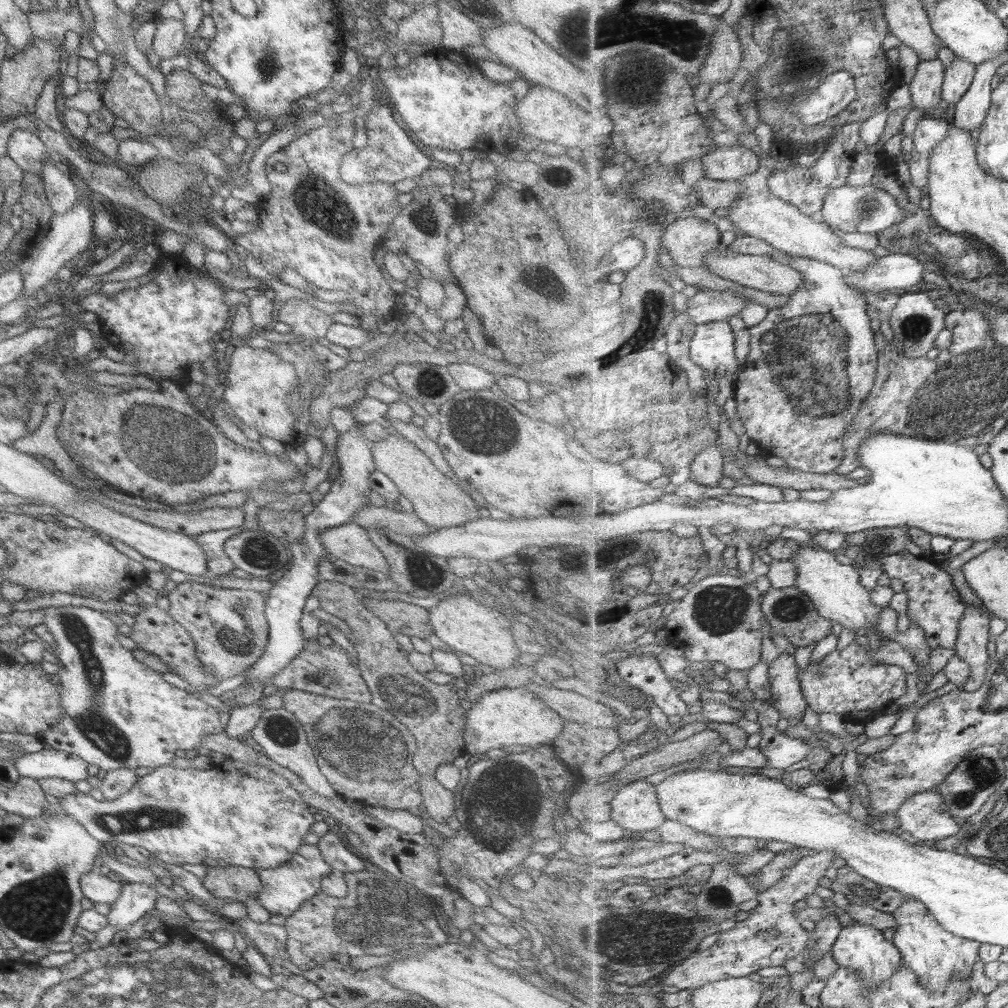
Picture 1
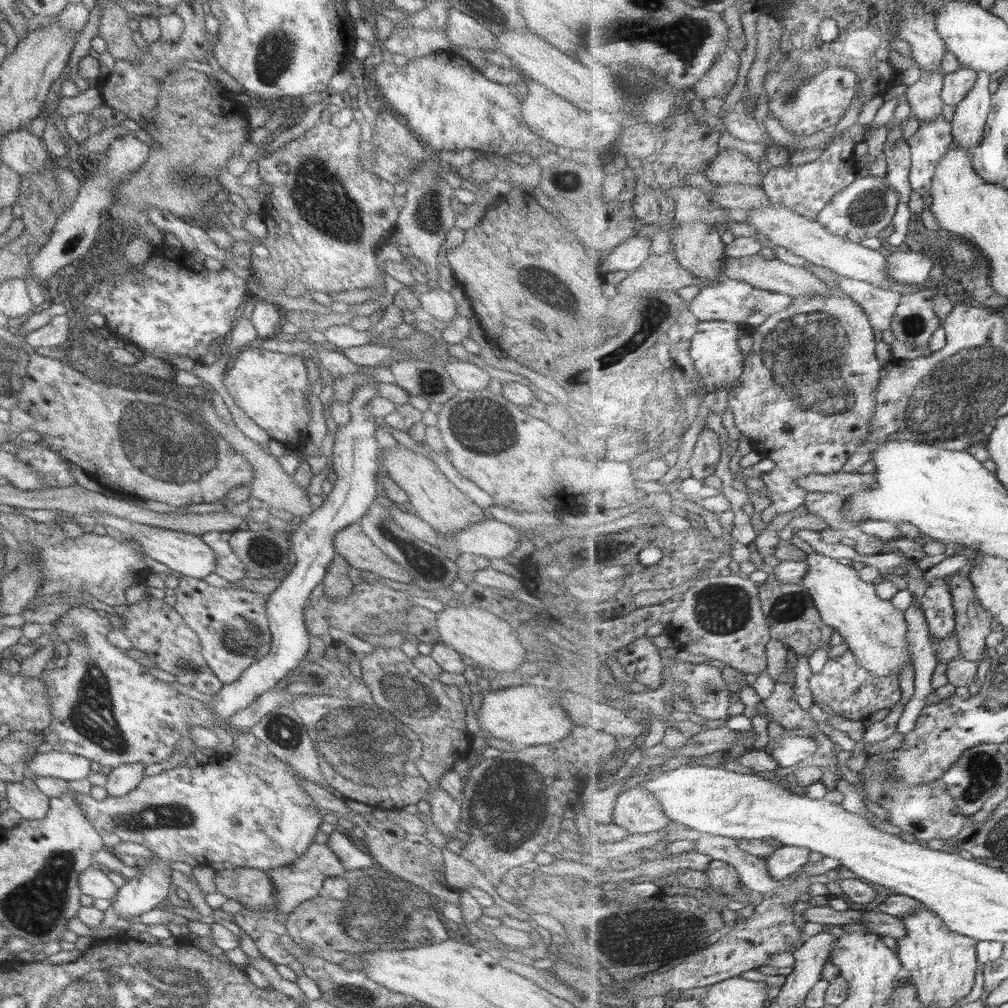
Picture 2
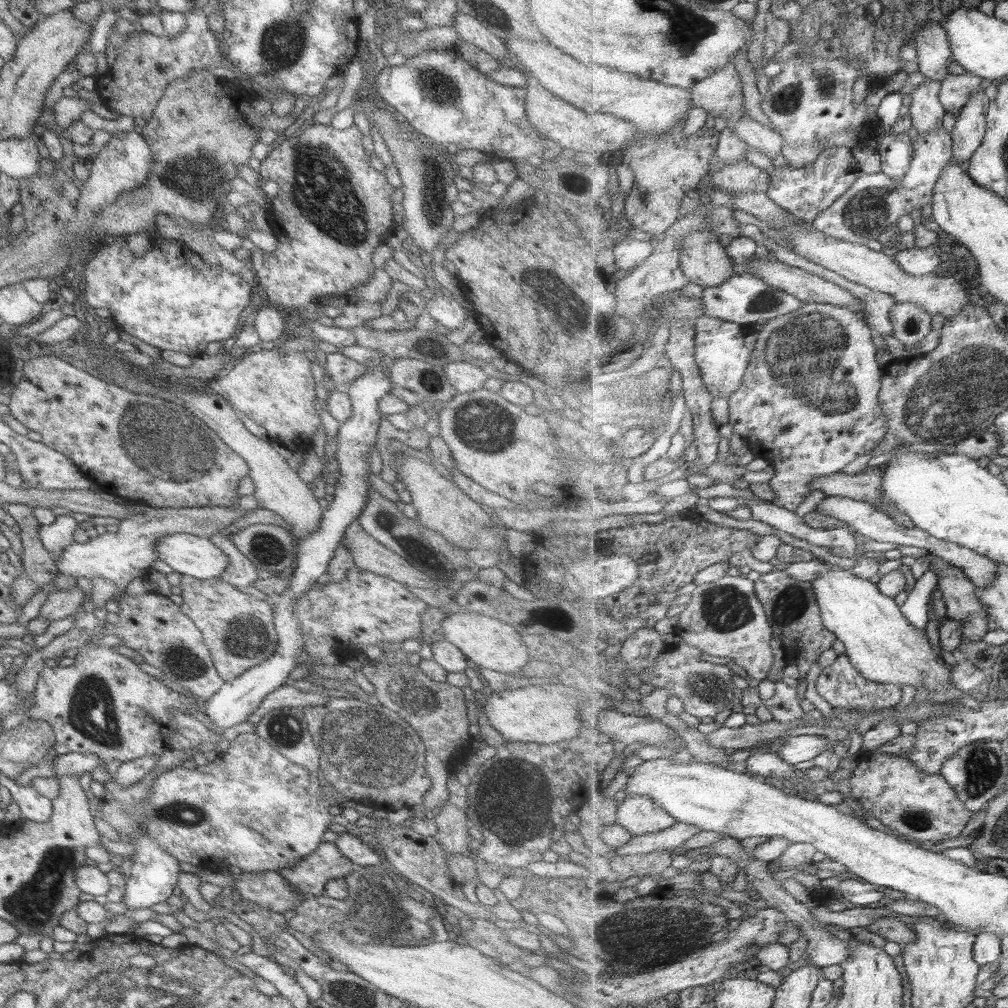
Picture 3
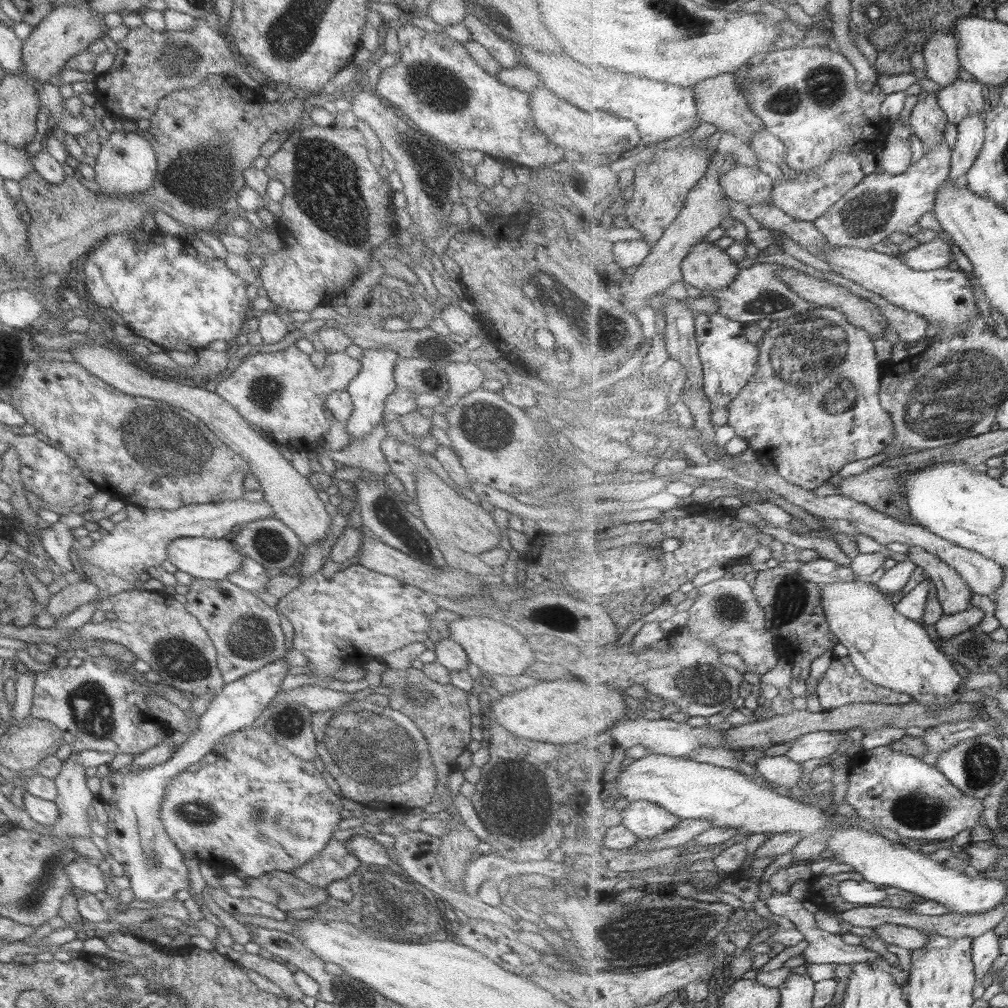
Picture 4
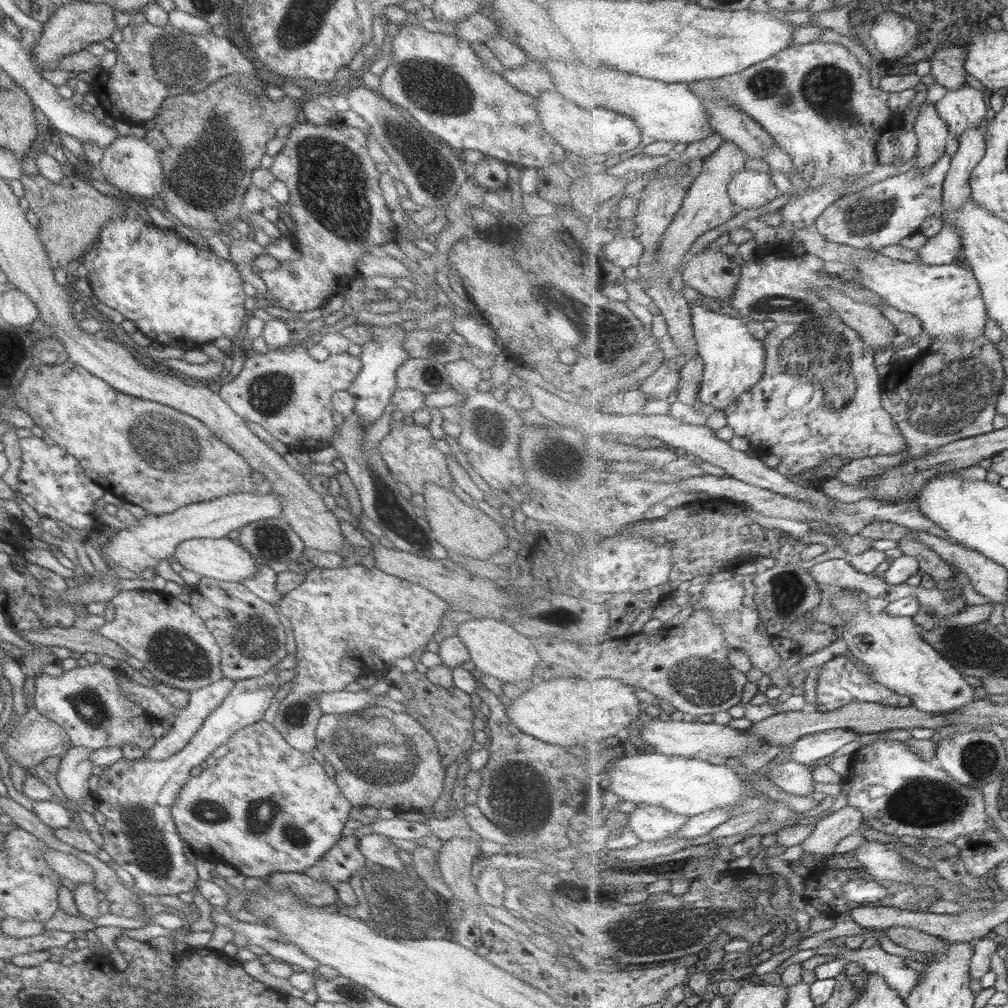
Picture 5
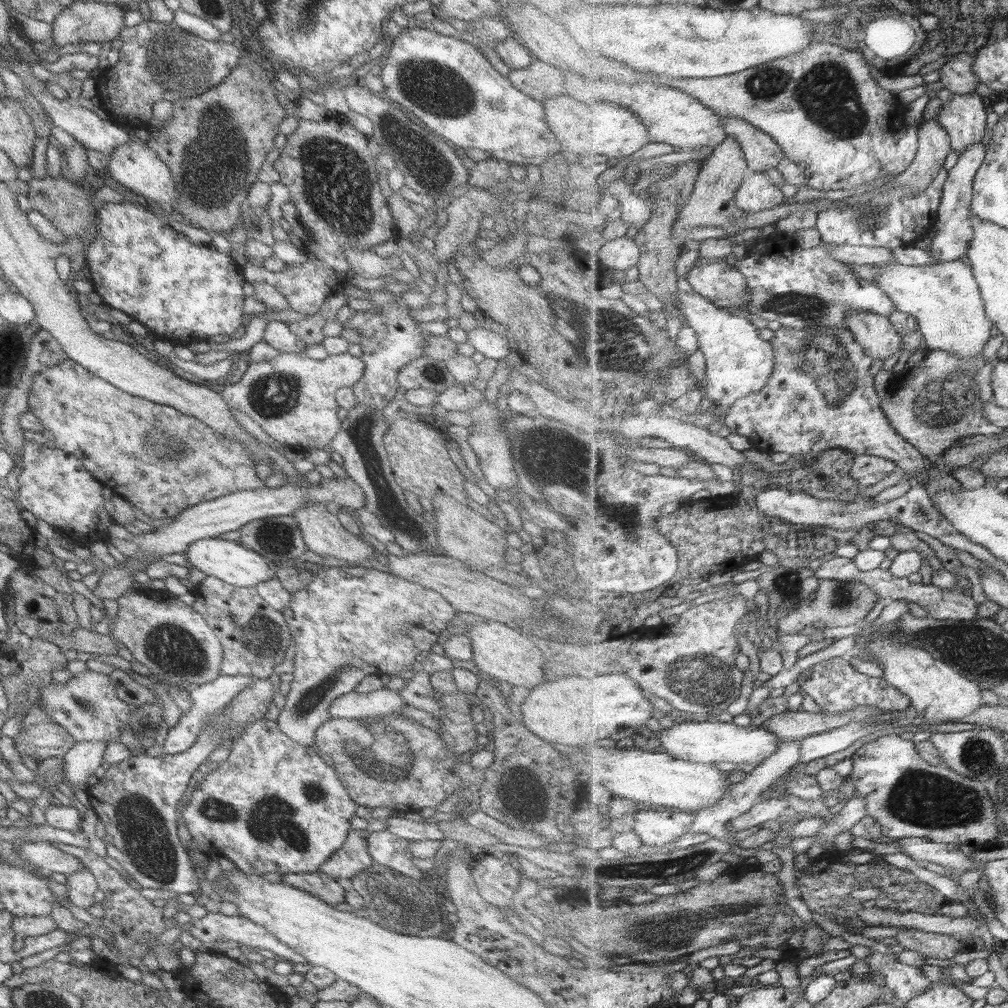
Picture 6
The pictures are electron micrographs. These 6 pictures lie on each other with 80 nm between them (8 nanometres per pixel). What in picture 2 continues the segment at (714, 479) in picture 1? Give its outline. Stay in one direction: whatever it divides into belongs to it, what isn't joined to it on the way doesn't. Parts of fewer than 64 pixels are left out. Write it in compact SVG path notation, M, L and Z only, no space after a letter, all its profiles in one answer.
M705 425L695 443L693 455L687 462L691 476L699 481L705 478L712 479L721 460L721 454L723 452L721 452L719 434Z

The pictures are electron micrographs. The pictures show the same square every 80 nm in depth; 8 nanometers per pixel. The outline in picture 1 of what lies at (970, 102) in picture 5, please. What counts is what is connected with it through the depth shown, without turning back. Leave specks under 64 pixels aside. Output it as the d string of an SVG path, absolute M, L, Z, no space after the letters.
M956 56L951 65L946 68L942 98L947 102L956 105L967 94L972 87L976 76L976 66Z

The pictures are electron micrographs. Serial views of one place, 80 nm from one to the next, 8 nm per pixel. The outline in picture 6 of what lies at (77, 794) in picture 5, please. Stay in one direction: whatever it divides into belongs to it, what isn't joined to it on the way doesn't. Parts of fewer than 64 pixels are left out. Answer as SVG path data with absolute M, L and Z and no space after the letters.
M89 741L73 743L62 757L64 777L61 788L68 792L72 787L80 790L80 786L87 787L87 779L92 776L96 768L103 764L103 751L107 741Z

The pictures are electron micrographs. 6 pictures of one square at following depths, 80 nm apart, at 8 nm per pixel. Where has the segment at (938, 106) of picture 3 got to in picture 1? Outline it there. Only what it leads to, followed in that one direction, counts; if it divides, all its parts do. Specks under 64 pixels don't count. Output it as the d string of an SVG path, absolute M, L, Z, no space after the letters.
M937 58L920 60L909 89L915 108L923 111L941 104L945 71L945 66Z

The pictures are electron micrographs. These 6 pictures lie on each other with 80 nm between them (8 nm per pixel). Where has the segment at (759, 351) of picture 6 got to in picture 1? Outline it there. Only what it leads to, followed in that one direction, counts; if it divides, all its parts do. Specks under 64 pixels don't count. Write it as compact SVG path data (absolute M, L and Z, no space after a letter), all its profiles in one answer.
M715 322L697 326L689 349L692 362L701 369L707 370L710 375L714 373L715 380L718 381L728 374L733 374L732 378L736 377L735 372L737 372L739 362L737 362L737 354L735 354L735 334L733 334L733 328L729 322Z

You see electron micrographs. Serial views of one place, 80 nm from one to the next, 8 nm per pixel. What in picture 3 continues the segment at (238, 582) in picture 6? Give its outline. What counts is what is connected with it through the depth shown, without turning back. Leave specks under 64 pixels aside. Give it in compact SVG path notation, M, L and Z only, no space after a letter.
M183 532L162 536L154 549L173 572L196 580L220 577L228 563L227 555L209 539Z

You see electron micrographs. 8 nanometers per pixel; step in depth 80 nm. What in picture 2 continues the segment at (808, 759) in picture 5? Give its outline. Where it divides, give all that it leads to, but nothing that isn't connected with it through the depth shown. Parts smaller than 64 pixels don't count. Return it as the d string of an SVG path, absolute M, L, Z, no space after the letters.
M777 736L769 740L767 749L764 750L779 762L781 768L785 768L802 763L804 758L813 758L819 751L819 743L814 736Z

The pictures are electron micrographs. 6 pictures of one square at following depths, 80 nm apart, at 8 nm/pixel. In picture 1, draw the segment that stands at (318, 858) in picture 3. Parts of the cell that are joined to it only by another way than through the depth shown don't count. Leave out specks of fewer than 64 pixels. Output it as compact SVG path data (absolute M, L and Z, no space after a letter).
M302 845L289 860L282 862L275 868L254 869L261 888L258 888L257 902L270 915L290 916L299 906L320 893L320 880L332 872L332 868L324 861L315 845Z

